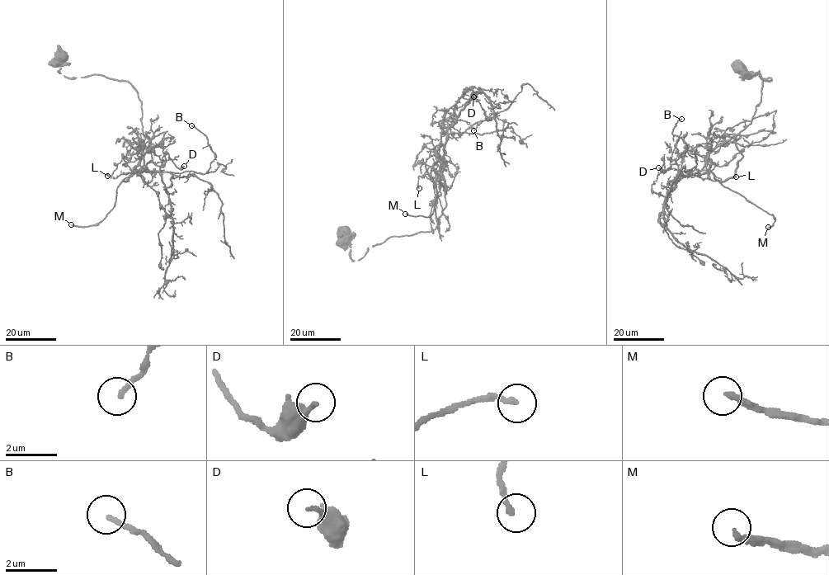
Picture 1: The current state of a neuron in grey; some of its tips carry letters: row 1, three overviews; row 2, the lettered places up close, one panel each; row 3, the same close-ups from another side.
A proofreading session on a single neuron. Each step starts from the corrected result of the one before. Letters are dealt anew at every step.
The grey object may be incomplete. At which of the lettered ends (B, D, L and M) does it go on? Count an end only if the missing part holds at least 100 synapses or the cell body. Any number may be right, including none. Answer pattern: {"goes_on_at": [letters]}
{"goes_on_at": ["M"]}

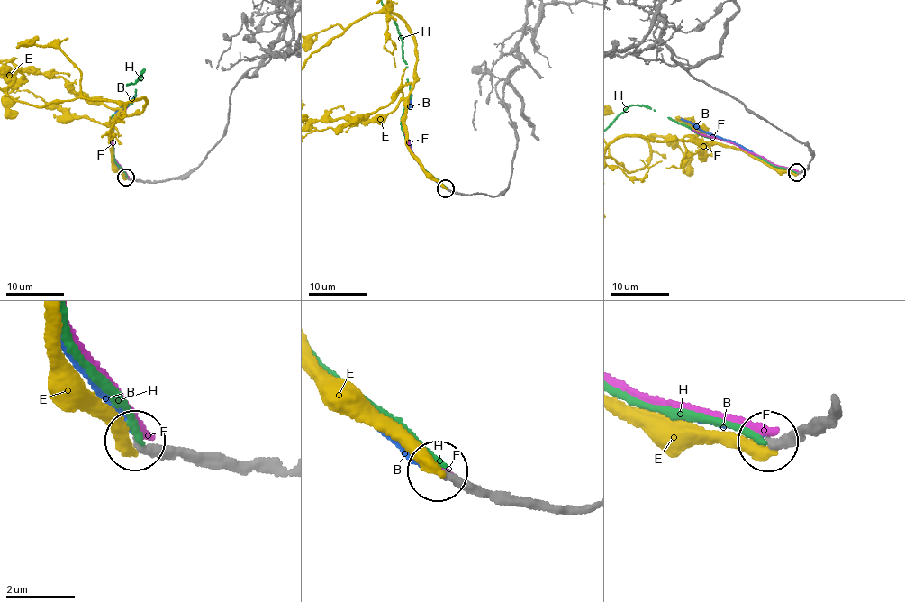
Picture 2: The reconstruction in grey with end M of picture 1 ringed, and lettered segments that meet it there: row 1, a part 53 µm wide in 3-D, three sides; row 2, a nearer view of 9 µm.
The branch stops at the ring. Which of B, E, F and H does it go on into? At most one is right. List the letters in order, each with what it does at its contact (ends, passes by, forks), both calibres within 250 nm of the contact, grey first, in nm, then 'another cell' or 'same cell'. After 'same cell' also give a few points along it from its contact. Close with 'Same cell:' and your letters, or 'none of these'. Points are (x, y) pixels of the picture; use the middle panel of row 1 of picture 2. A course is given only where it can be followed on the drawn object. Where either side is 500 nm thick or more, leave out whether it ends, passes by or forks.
B: it ends there; 240 nm thick on the grey side, 200 nm on the other; another cell
E: it ends there; 260 nm thick on the grey side, 360 nm on the other; another cell
F: it ends there; 280 nm thick on the grey side, 260 nm on the other; another cell
H: it ends there; 260 nm thick on the grey side, 220 nm on the other; another cell
Same cell: none of these

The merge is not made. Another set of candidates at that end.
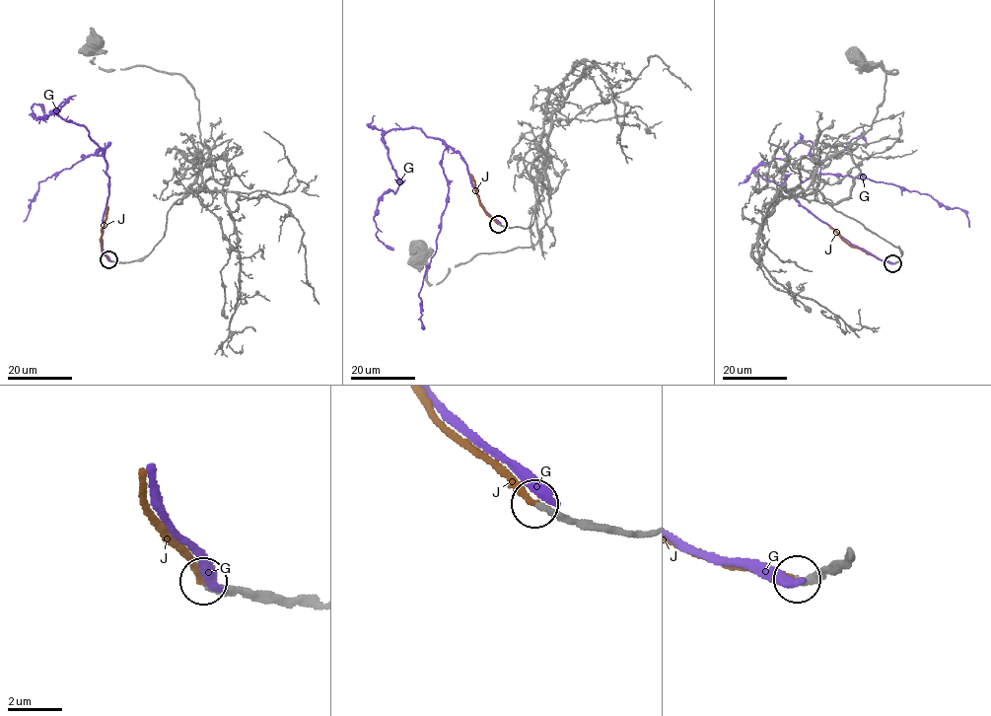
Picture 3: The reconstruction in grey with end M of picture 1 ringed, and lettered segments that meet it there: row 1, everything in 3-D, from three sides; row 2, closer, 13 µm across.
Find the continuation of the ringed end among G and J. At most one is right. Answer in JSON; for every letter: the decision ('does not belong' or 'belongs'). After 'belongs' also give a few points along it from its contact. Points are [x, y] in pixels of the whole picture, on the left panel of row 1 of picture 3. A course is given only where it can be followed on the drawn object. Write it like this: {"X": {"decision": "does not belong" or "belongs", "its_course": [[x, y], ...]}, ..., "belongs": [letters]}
{"G": {"decision": "does not belong"}, "J": {"decision": "belongs", "its_course": [[108, 260], [101, 243], [106, 206]]}, "belongs": ["J"]}

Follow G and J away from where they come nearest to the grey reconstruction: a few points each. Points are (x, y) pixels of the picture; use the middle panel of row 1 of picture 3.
G: (499, 224), (462, 156), (415, 128), (392, 128), (383, 139), (397, 190), (385, 192), (374, 219), (393, 250)
J: (499, 224), (481, 206), (469, 174)

